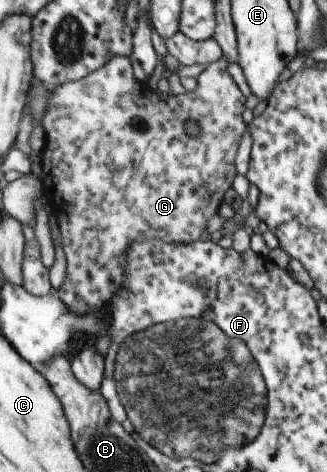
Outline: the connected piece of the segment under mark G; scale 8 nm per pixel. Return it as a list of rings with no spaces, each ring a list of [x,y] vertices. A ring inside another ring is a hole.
[[[114,56],[106,60],[101,67],[83,76],[82,79],[67,81],[57,85],[48,95],[45,114],[40,122],[45,132],[45,142],[42,151],[38,154],[39,170],[42,179],[42,194],[51,212],[57,218],[63,254],[66,260],[65,277],[56,291],[63,304],[66,304],[71,313],[86,315],[95,313],[108,304],[112,296],[122,288],[126,279],[126,250],[131,243],[138,243],[149,239],[157,239],[165,242],[184,242],[199,240],[201,232],[205,230],[205,222],[215,214],[221,206],[221,198],[231,186],[235,176],[233,168],[233,156],[237,152],[241,134],[245,130],[245,122],[241,120],[241,112],[245,110],[245,96],[239,92],[231,76],[221,70],[216,62],[209,63],[207,68],[201,72],[196,79],[196,88],[192,91],[183,91],[173,94],[169,89],[152,91],[145,84],[140,83],[133,73],[133,66],[126,56]],[[187,120],[193,120],[199,127],[197,135],[186,135],[183,124]]]

